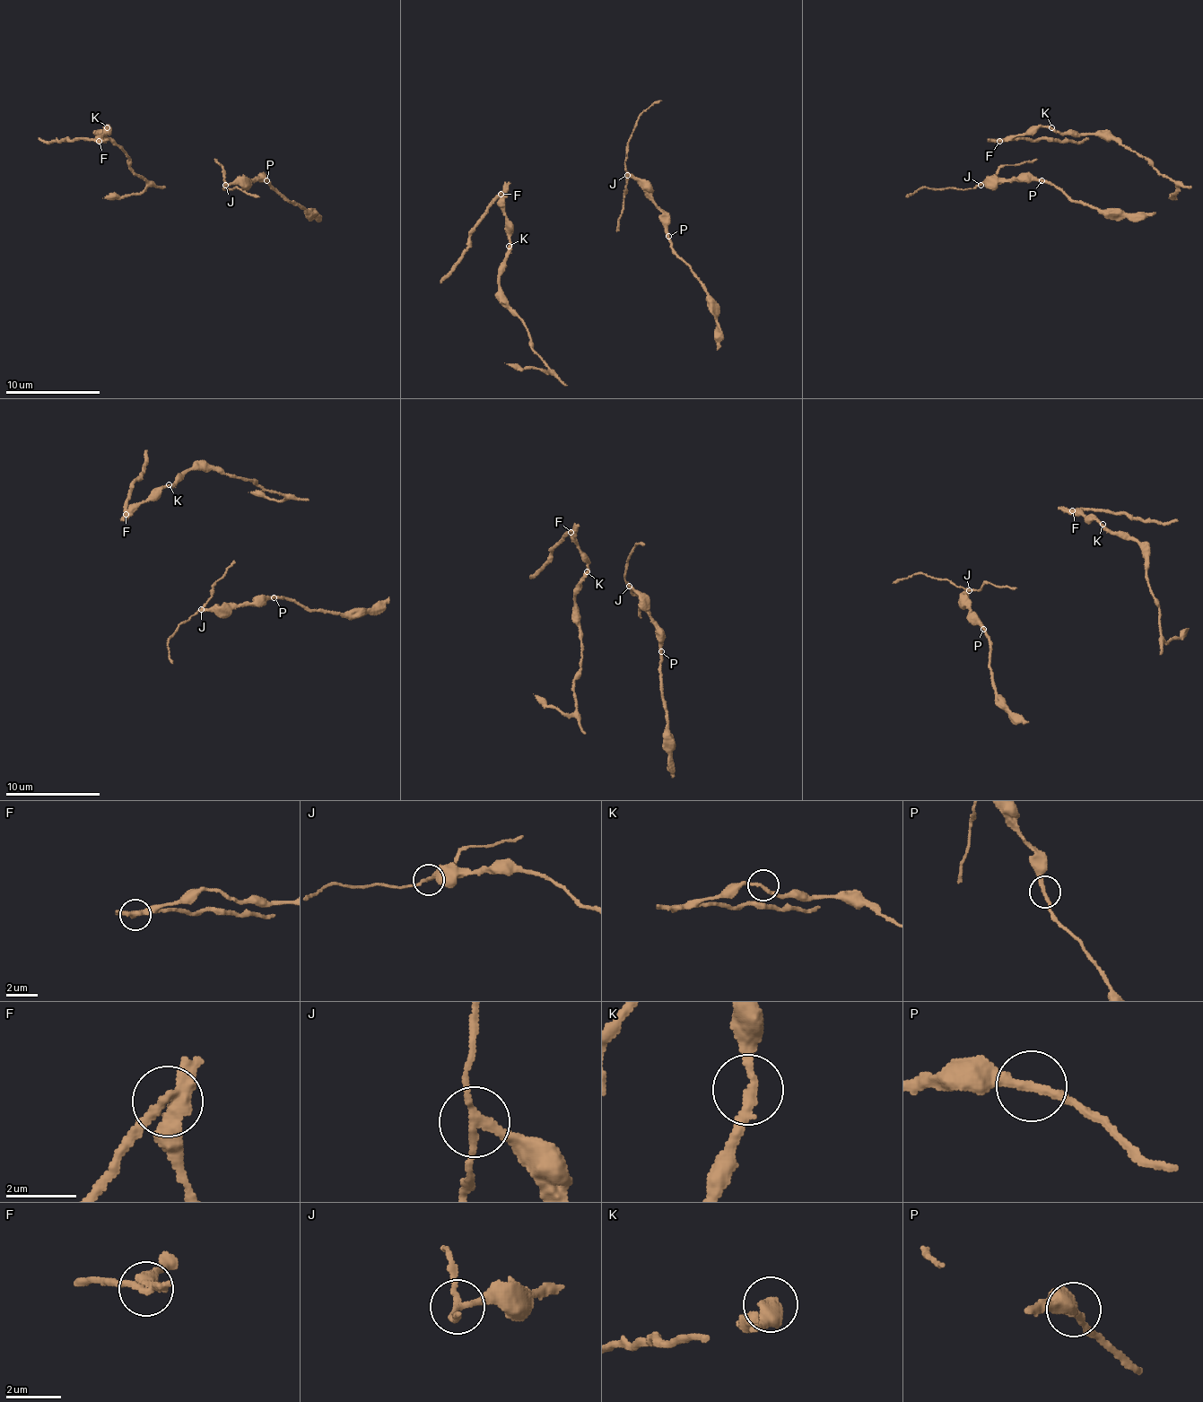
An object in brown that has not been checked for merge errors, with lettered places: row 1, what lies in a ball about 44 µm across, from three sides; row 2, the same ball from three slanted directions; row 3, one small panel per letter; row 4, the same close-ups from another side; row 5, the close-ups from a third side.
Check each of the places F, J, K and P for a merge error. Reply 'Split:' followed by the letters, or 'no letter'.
Split: F, J

